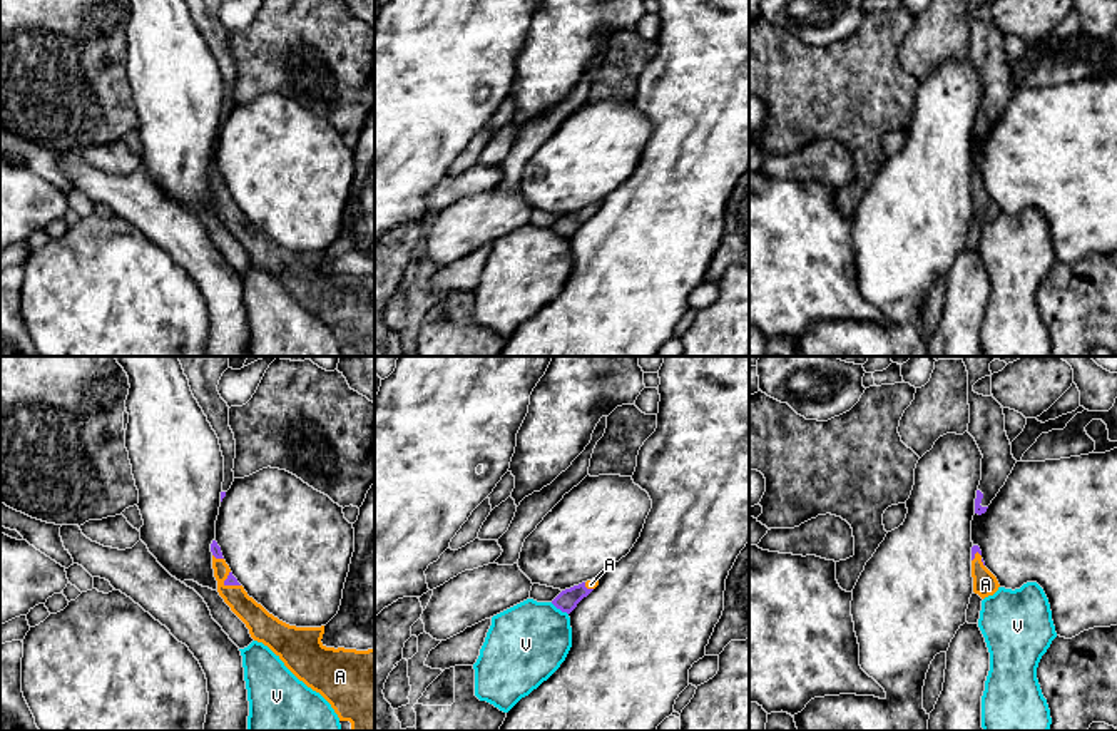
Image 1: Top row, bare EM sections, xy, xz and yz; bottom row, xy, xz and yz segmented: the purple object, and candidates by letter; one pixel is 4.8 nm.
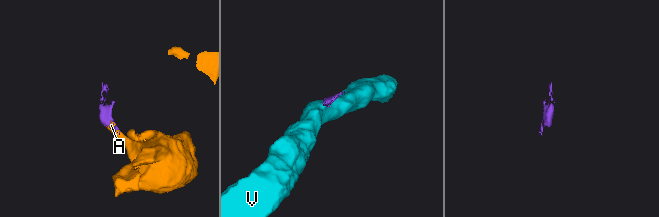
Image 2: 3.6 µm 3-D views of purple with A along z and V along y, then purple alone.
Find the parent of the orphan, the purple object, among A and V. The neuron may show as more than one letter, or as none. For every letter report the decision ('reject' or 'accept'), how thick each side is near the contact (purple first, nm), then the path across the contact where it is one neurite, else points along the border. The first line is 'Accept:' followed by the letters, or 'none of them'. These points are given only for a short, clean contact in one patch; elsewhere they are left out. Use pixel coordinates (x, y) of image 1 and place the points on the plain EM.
Accept: A
A: accept; calibres 50 and 130 nm; way xy (231, 206), (226, 209), (260, 248)
V: reject; calibres 100 and 380 nm; border xz (550, 228), (567, 240)

